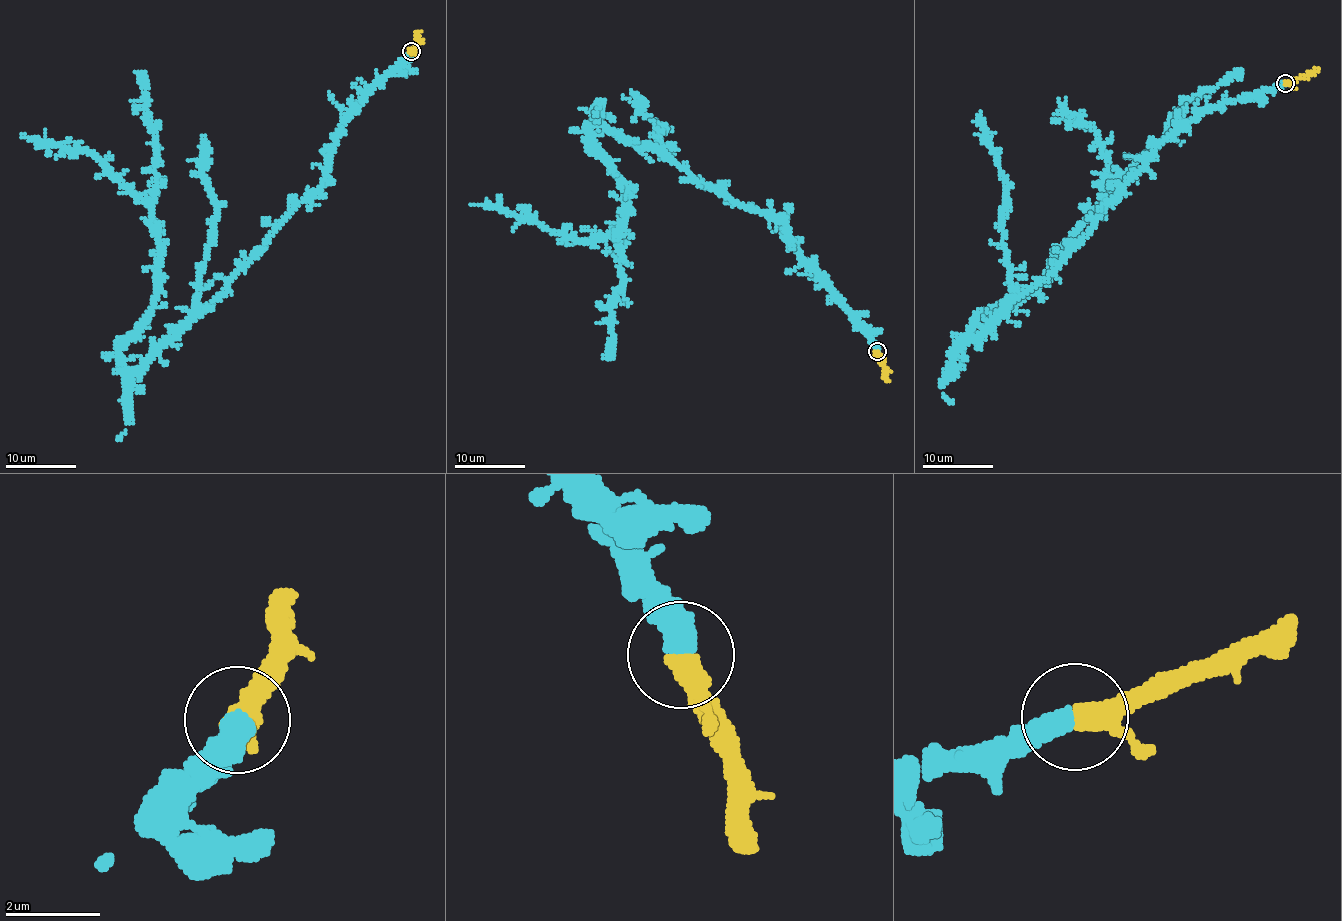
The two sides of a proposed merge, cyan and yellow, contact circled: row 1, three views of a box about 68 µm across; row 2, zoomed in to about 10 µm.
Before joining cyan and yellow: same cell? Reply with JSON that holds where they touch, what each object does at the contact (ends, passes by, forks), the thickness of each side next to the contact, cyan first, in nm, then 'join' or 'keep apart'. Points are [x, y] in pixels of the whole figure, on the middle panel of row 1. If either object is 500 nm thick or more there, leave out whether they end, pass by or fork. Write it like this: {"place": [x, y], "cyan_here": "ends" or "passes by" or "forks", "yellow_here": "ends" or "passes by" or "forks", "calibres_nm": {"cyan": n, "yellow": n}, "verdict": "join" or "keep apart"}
{"place": [877, 351], "calibres_nm": {"cyan": 550, "yellow": 360}, "verdict": "join"}

